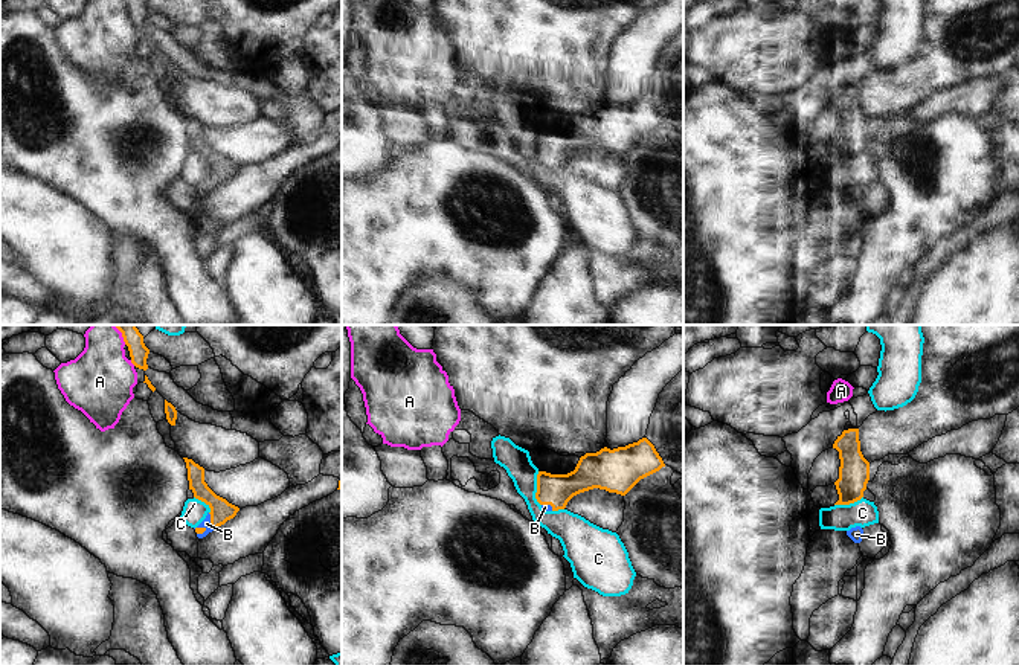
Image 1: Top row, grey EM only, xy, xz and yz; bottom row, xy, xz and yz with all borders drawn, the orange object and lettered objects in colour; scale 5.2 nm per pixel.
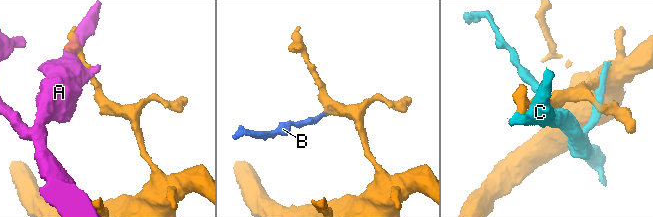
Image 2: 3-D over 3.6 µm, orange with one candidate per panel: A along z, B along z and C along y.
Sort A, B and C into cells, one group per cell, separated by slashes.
A / B / C

